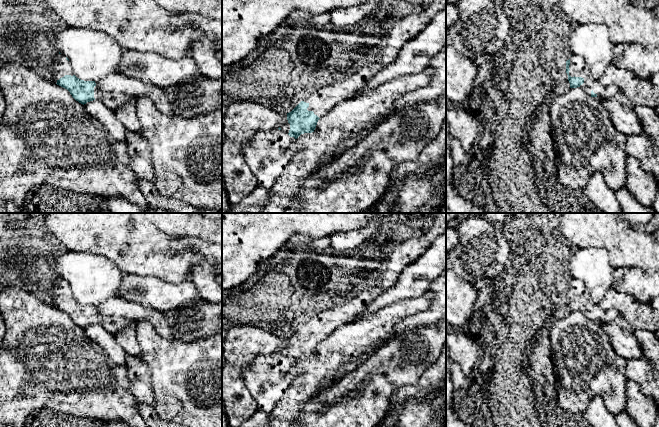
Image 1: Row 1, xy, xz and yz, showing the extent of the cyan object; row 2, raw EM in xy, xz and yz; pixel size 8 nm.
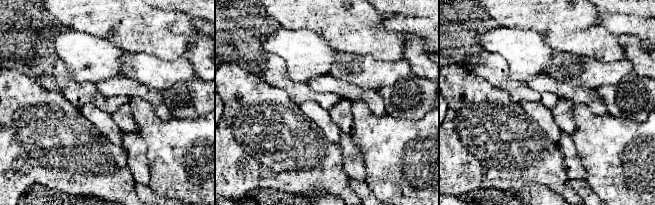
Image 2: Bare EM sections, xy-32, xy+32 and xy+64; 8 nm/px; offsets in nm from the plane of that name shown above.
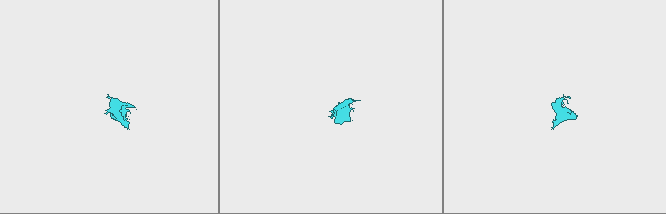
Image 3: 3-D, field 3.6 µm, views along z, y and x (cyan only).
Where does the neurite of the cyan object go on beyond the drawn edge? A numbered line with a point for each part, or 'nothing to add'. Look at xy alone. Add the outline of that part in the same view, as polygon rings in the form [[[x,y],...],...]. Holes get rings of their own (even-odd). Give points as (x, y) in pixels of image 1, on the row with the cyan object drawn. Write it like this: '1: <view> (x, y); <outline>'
1: xy (62, 67); [[[58,54],[54,58],[53,75],[56,80],[59,80],[65,75],[74,75],[70,62],[66,59],[63,54]]]
2: xy (113, 101); [[[97,85],[94,87],[94,98],[95,100],[100,100],[108,108],[115,110],[121,107],[127,101],[134,101],[133,97],[125,94],[106,92],[101,90]]]

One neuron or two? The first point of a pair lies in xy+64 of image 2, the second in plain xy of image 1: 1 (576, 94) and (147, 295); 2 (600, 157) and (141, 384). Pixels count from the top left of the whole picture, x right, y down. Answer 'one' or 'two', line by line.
1: two
2: two

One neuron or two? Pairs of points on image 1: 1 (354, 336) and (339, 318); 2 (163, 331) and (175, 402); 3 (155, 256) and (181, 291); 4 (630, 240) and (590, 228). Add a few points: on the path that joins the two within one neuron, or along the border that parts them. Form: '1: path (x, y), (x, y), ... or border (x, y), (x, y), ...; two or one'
1: border (352, 322), (339, 325), (325, 338); two
2: border (148, 322), (162, 337), (167, 339), (174, 338); two
3: border (151, 276), (168, 282), (182, 282), (187, 279); two
4: path (620, 240), (600, 228); one

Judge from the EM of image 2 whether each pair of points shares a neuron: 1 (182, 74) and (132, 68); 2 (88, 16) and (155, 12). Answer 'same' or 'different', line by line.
1: same
2: same

